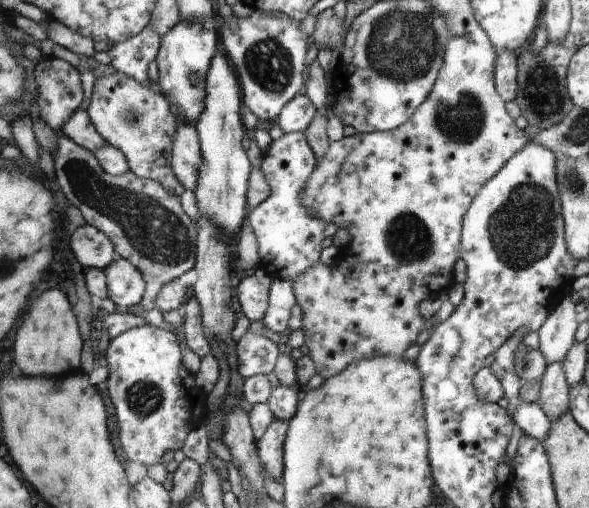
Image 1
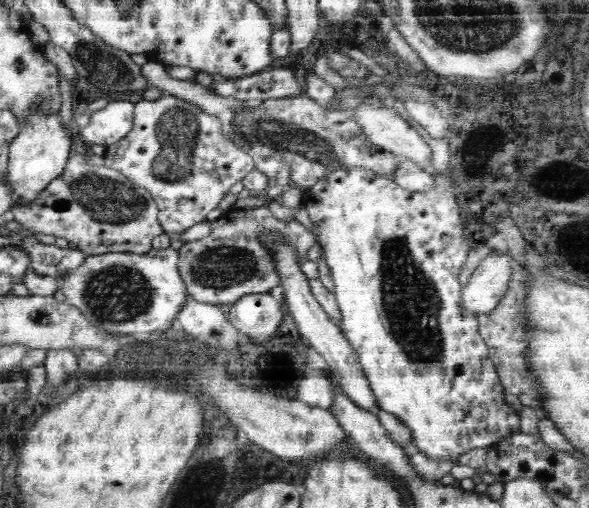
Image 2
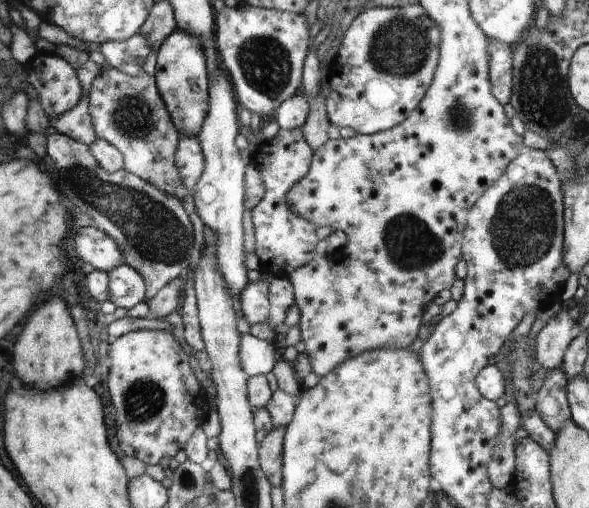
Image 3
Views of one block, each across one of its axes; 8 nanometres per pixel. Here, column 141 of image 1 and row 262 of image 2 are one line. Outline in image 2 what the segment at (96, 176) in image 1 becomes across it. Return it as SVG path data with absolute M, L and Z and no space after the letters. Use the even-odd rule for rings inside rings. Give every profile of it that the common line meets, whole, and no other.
M236 206L222 218L212 221L211 227L209 236L185 242L177 250L177 270L189 296L198 302L219 306L235 303L248 293L261 293L276 288L279 275L276 275L275 263L272 263L267 248L260 243L266 233L280 232L284 239L296 247L296 255L300 255L304 263L307 261L307 250L317 242L314 233L306 229L306 226L296 220L278 220L268 206L247 209Z

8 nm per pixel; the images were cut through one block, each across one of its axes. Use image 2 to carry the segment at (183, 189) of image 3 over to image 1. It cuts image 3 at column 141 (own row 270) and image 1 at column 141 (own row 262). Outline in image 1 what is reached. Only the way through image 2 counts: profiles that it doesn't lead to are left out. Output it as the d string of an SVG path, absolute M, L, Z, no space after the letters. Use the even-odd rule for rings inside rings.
M115 71L95 80L92 88L90 104L87 107L87 113L96 132L105 138L108 145L116 147L126 157L128 168L143 179L152 179L158 181L167 191L180 196L185 191L181 181L177 179L173 171L173 138L177 134L178 120L173 115L167 100L161 92L157 82L148 81L142 83L134 80L133 77L126 76L125 73Z

